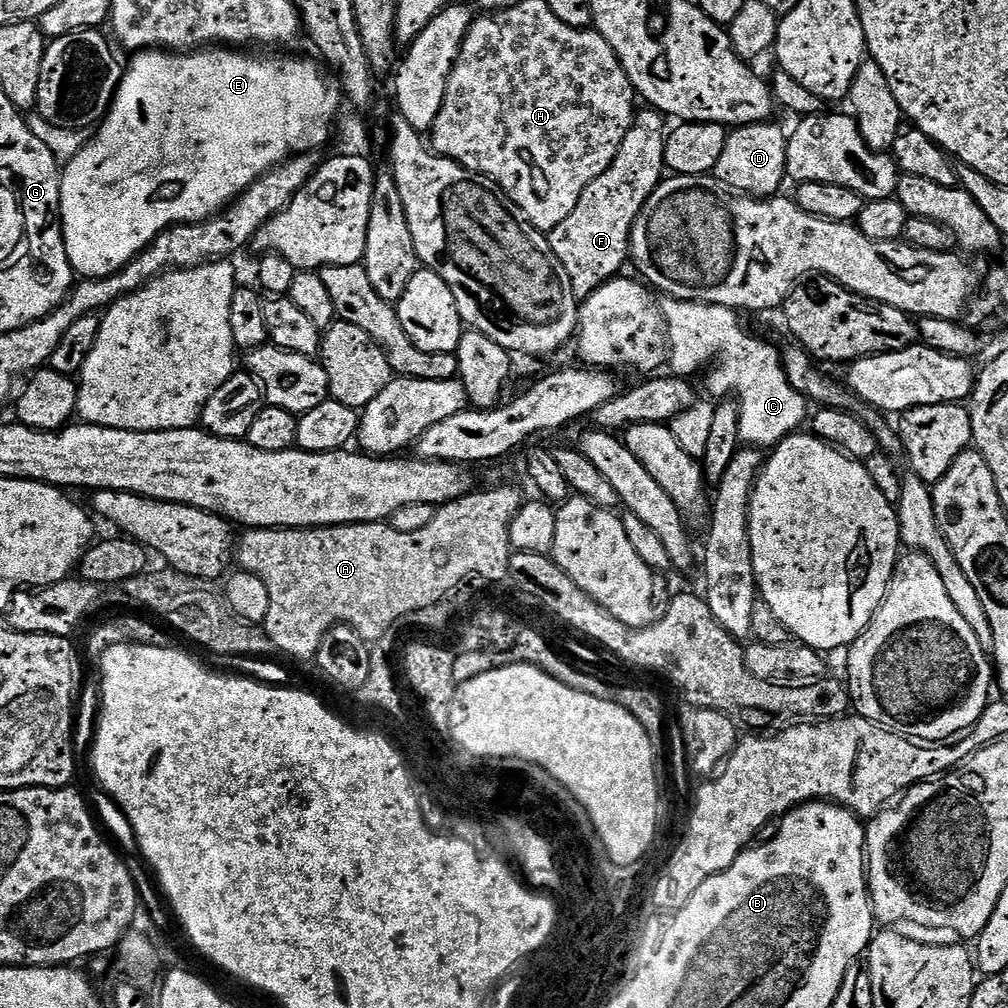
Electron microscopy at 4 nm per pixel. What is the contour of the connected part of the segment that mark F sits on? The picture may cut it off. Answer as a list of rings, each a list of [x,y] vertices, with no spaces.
[[[655,110],[637,111],[632,125],[626,130],[622,144],[614,162],[578,198],[578,206],[570,210],[566,222],[558,222],[547,233],[552,253],[560,267],[570,274],[570,286],[577,301],[584,301],[594,290],[598,290],[607,280],[617,279],[630,260],[632,250],[632,227],[650,194],[665,179],[664,138],[665,117]]]

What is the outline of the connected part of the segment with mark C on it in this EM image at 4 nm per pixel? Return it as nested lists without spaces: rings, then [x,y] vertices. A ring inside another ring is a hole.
[[[671,298],[661,299],[659,305],[668,327],[671,371],[675,375],[692,378],[699,368],[716,360],[708,376],[708,388],[716,398],[734,398],[739,404],[741,445],[771,450],[787,436],[799,433],[803,424],[805,427],[810,416],[810,401],[790,386],[784,372],[781,349],[751,336],[739,320],[741,317],[737,309]]]

